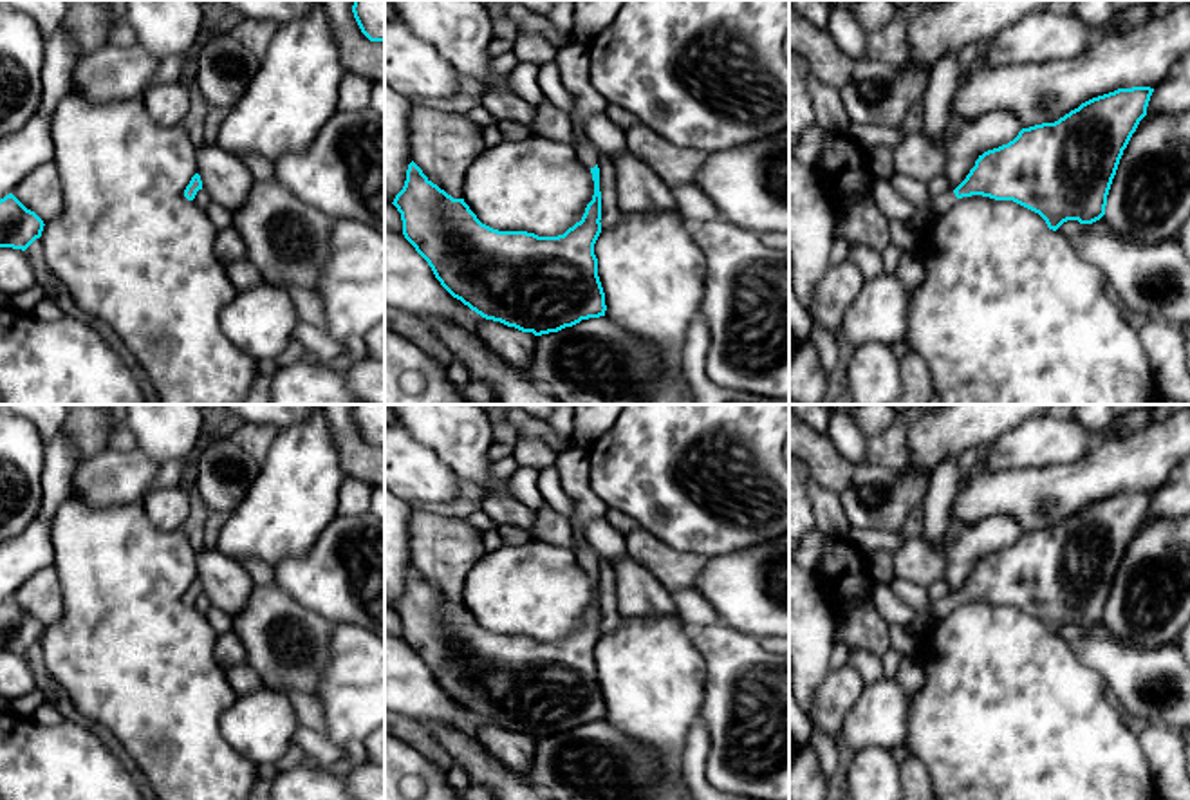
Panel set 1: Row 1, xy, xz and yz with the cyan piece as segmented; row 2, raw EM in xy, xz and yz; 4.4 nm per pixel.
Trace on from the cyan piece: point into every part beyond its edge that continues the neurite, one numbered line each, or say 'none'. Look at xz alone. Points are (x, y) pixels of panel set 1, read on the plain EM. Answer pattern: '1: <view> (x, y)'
1: xz (575, 474)

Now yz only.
1: yz (939, 609)

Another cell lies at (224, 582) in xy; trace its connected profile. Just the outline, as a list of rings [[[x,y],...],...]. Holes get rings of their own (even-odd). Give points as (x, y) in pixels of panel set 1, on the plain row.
[[[217,547],[197,551],[197,578],[211,607],[235,618],[255,587],[240,562],[224,556]]]

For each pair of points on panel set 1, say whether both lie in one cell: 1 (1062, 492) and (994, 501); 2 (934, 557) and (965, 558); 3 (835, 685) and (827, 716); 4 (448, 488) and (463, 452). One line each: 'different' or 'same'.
1: same
2: different
3: same
4: different

